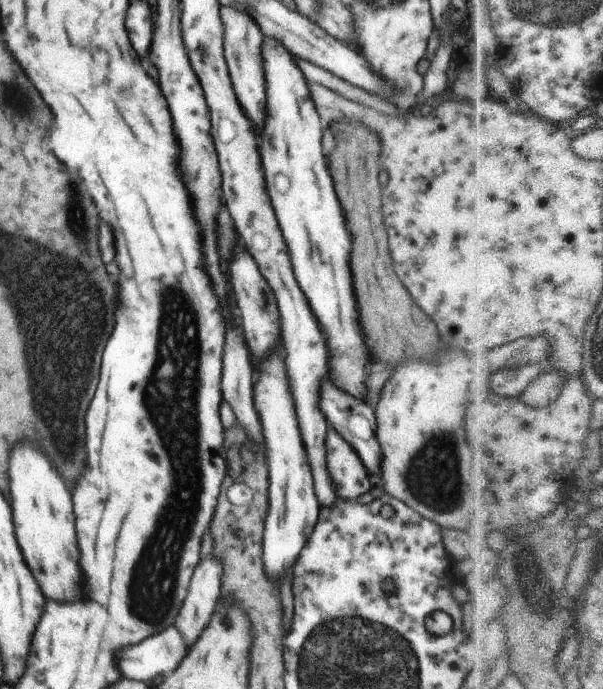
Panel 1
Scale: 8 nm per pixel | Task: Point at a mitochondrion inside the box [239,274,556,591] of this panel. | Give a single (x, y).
(434, 471)

